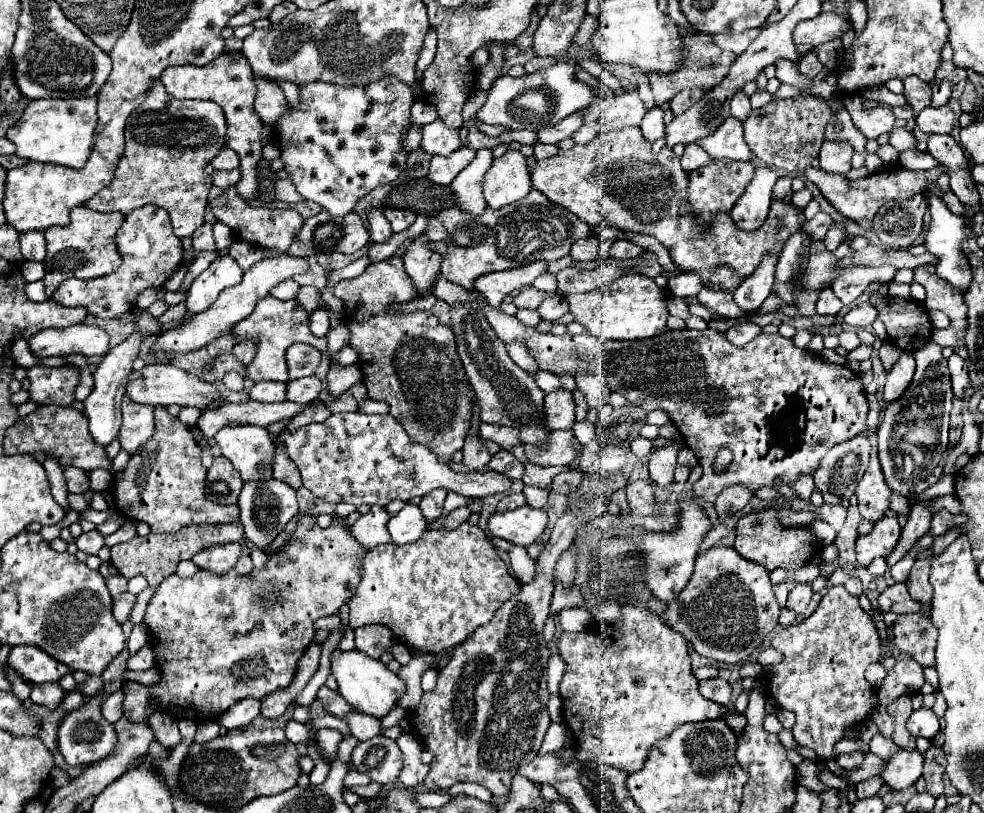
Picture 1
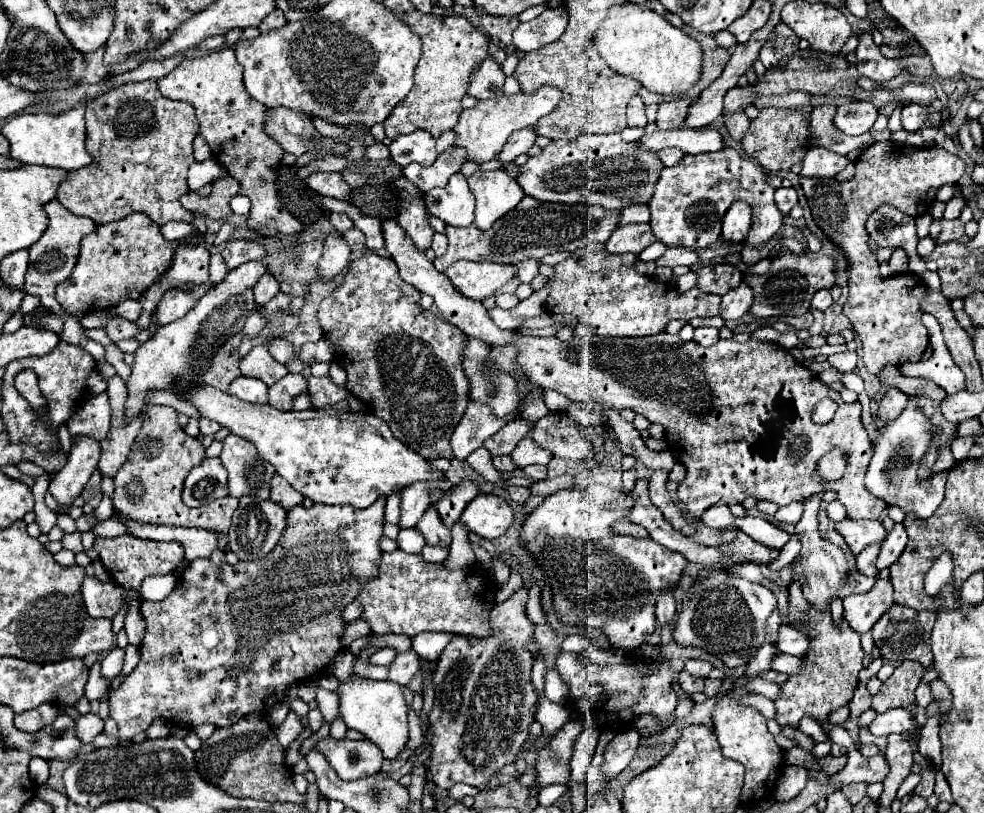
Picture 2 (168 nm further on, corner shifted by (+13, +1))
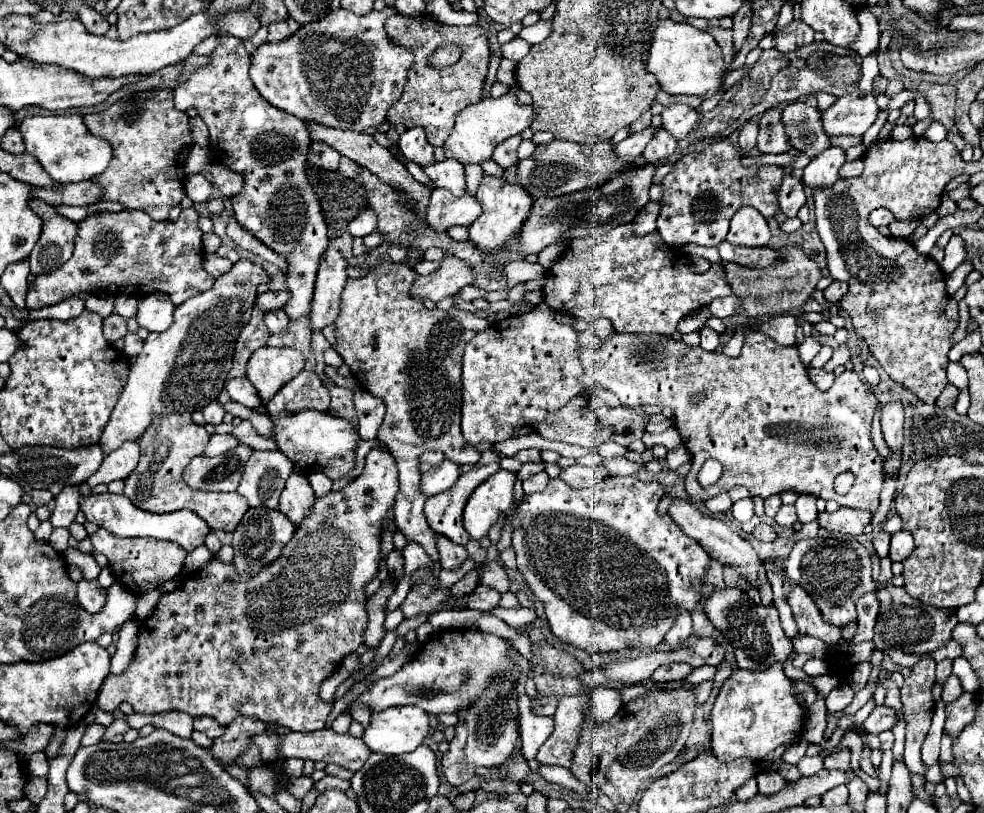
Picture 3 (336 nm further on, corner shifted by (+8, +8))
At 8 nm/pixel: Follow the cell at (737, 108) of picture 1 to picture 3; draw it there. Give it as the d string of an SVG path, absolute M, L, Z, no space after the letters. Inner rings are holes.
M748 123L742 127L740 131L740 137L738 137L738 143L740 143L740 149L744 151L752 151L756 147L756 137L758 137L758 125L756 123Z

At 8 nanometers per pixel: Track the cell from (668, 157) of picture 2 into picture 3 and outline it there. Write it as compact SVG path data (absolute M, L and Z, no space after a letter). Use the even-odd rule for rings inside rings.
M658 129L652 137L652 141L646 145L644 153L642 153L642 161L646 163L656 163L656 161L666 161L670 155L674 155L678 141L672 139L672 135L668 135L668 131Z

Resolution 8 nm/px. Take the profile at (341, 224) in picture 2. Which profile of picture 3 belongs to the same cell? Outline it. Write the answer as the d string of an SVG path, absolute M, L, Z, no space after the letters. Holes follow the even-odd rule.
M366 207L350 221L348 231L352 237L366 237L366 235L372 235L376 227L378 227L378 215L374 213L372 207Z

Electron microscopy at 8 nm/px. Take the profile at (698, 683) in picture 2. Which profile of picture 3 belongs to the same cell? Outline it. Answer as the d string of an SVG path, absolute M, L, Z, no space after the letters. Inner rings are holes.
M668 663L668 665L658 667L658 669L652 673L652 679L654 679L654 681L660 681L660 683L680 681L680 679L684 679L690 671L692 671L692 667L688 667L688 663Z

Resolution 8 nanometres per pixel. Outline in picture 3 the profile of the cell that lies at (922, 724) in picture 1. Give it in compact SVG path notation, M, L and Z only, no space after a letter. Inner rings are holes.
M878 705L878 707L874 707L874 711L872 711L870 717L864 721L862 727L864 727L866 733L878 735L878 733L882 733L882 731L892 729L894 723L896 723L896 713L894 713L894 709L886 707L886 705Z

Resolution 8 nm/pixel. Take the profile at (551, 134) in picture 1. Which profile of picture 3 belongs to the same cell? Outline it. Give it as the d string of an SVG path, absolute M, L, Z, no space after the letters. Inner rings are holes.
M516 135L516 137L512 137L512 139L506 139L504 143L500 143L500 147L496 147L492 159L494 159L502 169L508 169L508 167L516 165L516 163L518 163L516 149L518 149L520 141L522 141L520 135Z

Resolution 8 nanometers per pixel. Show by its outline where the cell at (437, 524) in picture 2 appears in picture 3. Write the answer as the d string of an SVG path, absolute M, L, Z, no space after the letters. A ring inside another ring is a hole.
M438 535L436 541L438 541L436 545L438 545L438 553L440 553L440 565L444 569L450 569L450 571L460 569L462 563L468 559L466 549L456 545L456 543L452 543L450 539L444 539L442 535Z

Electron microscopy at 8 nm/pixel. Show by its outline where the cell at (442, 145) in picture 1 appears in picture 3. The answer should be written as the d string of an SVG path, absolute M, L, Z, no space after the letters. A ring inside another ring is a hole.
M422 127L406 129L398 139L398 147L408 161L420 167L434 163L434 147L426 141L426 133Z

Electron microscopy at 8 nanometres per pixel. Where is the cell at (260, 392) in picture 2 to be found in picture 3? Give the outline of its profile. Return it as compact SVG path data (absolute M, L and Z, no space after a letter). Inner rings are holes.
M238 377L238 379L230 379L226 383L226 391L228 395L232 397L232 401L236 403L242 403L244 407L262 407L260 403L260 395L258 391L254 389L254 385L248 381L248 377Z

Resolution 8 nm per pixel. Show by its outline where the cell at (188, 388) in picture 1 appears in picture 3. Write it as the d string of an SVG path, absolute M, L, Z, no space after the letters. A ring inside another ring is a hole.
M300 411L300 415L288 415L286 419L274 421L276 443L280 451L296 465L300 465L306 473L322 471L330 479L338 479L352 471L356 459L358 435L350 421L334 417L330 413L318 411Z

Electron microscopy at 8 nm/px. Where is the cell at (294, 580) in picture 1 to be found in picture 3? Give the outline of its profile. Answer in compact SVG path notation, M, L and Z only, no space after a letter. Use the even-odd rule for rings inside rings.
M372 449L366 457L366 471L352 481L348 487L344 487L338 493L328 493L324 497L316 499L316 507L312 509L312 515L308 515L308 519L304 521L304 527L298 527L292 541L288 543L288 547L284 547L284 555L272 563L272 567L268 567L268 571L260 571L260 575L256 575L256 579L240 579L240 575L236 575L236 571L232 571L232 565L222 565L218 559L212 559L210 565L188 579L184 579L180 583L180 587L168 595L164 595L164 599L158 603L156 611L152 617L148 617L144 623L140 623L138 627L138 647L136 647L136 655L132 659L132 663L128 665L128 669L124 669L120 675L108 675L108 679L102 683L98 699L96 699L96 707L102 711L118 711L118 695L122 695L124 701L128 701L136 713L162 713L162 711L184 711L192 717L214 717L220 725L228 725L232 723L232 719L236 719L238 715L248 715L254 717L258 721L264 723L278 723L288 727L290 731L318 731L324 729L326 717L332 711L332 703L322 701L320 695L320 685L324 679L328 679L332 675L332 671L338 669L338 665L342 663L342 659L348 653L354 653L360 645L362 645L362 631L368 623L366 611L364 611L364 603L366 603L366 585L370 579L374 579L378 575L378 563L380 563L380 525L384 515L388 513L388 509L394 505L394 497L396 497L396 487L398 487L398 469L396 469L396 461L394 457L386 451L386 449Z

